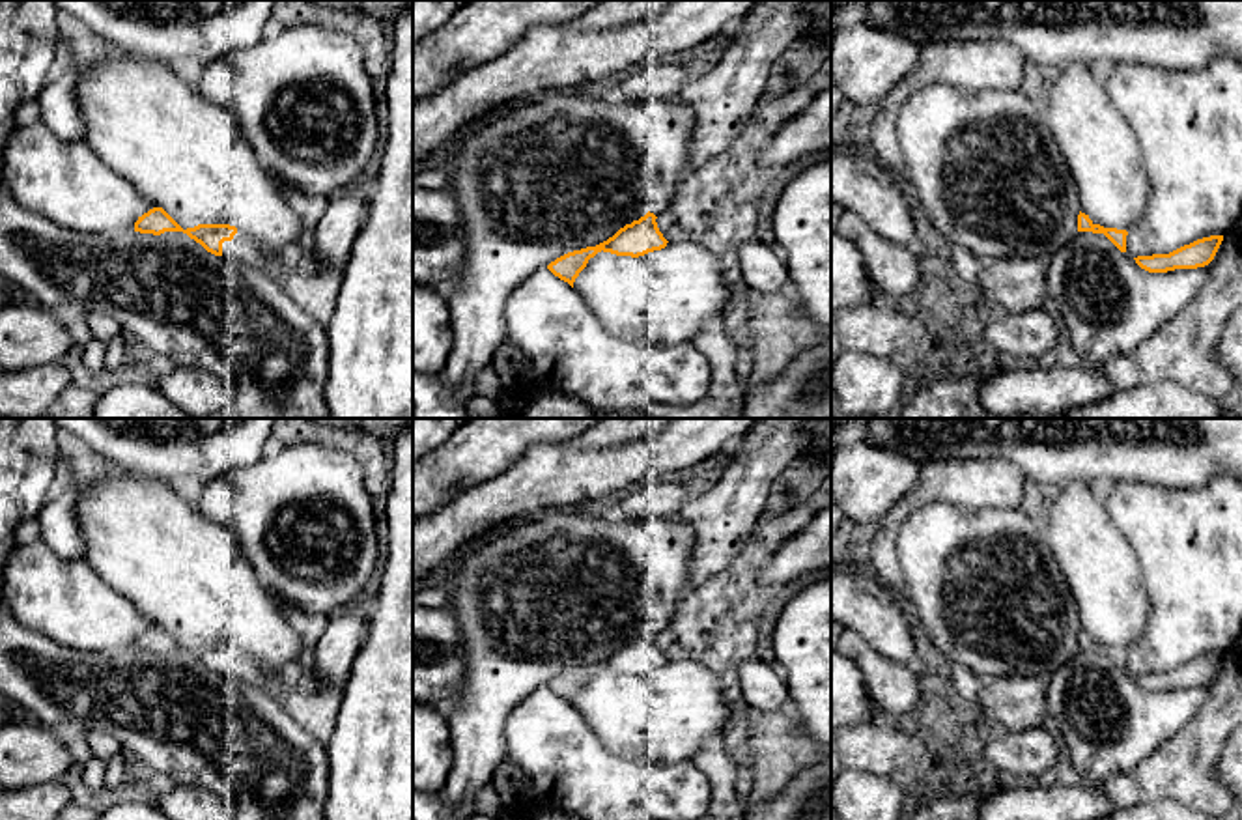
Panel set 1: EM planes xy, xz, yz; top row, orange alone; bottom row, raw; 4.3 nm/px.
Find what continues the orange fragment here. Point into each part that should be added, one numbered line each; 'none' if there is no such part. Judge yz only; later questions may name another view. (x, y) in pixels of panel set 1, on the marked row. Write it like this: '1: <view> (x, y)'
1: yz (1188, 122)

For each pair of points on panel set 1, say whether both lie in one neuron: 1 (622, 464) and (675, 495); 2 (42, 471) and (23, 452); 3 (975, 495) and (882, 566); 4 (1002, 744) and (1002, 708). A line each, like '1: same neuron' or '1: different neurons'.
1: different neurons
2: same neuron
3: same neuron
4: different neurons

